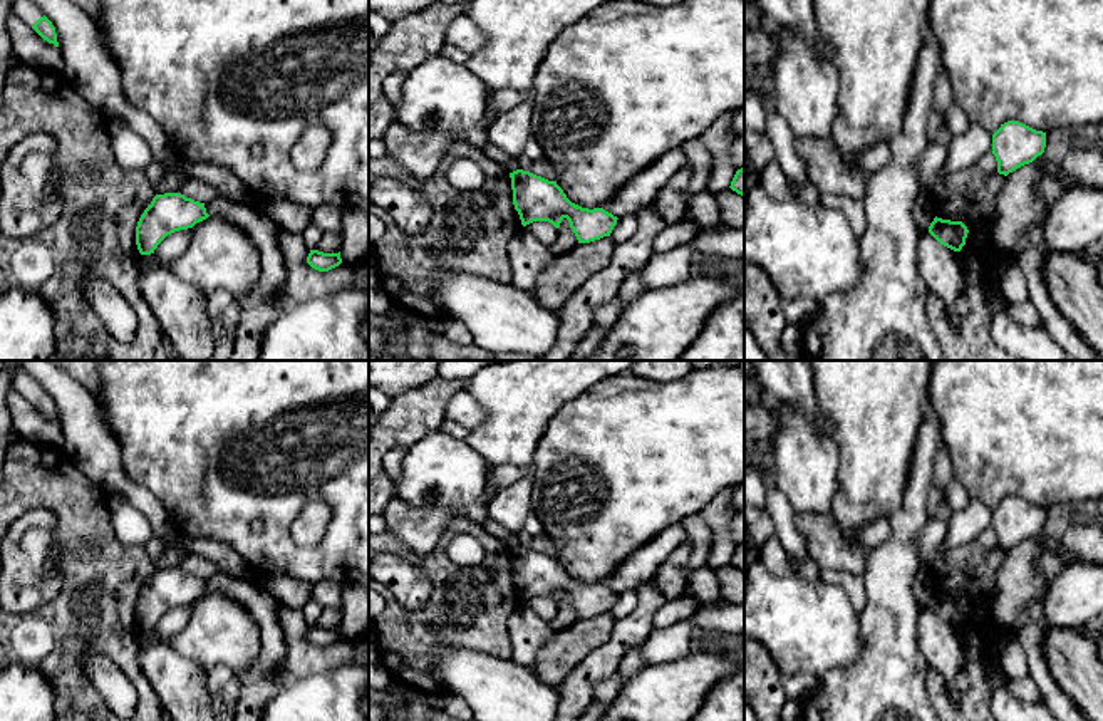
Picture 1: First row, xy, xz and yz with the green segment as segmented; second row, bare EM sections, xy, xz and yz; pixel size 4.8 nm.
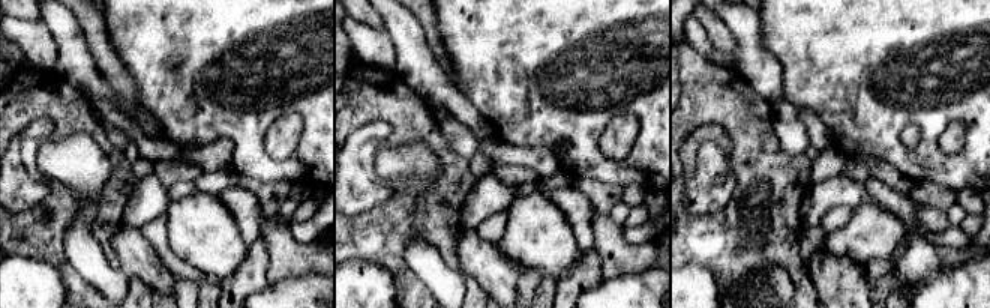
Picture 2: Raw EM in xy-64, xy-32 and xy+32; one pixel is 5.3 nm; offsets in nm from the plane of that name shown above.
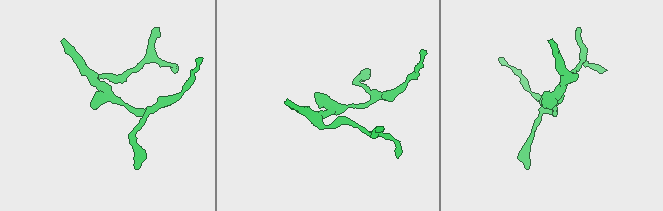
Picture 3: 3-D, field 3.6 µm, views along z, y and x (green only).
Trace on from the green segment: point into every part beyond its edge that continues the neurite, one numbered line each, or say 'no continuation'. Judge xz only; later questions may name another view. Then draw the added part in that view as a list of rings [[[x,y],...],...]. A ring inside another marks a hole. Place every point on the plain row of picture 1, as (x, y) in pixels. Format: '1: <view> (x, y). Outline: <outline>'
no continuation

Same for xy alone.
1: xy (22, 381). Outline: [[[22,366],[12,371],[12,387],[28,401],[44,392],[42,386]]]

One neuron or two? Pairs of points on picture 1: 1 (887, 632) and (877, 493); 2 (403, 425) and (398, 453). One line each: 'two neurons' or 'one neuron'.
1: two neurons
2: two neurons

